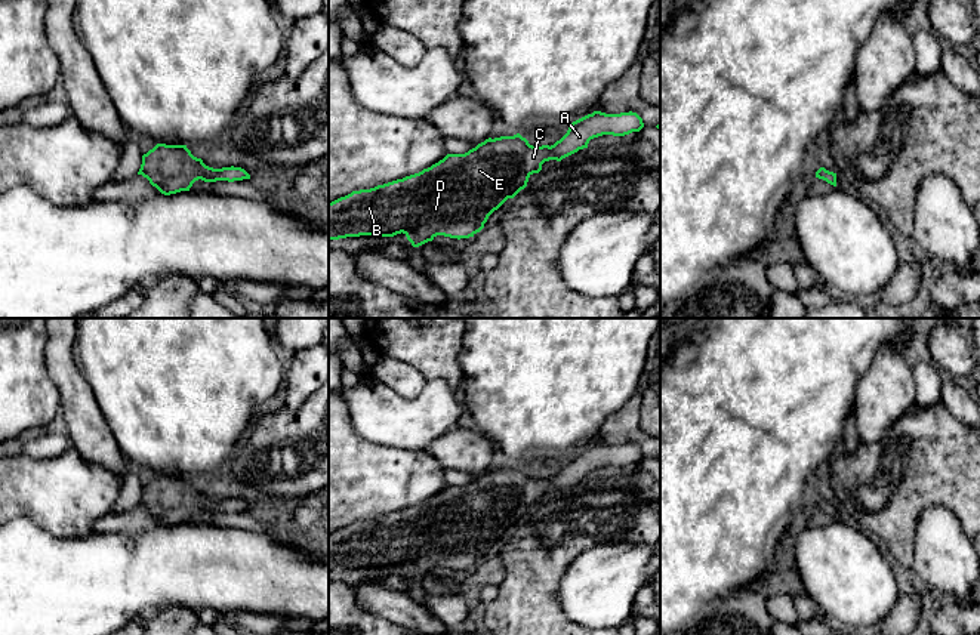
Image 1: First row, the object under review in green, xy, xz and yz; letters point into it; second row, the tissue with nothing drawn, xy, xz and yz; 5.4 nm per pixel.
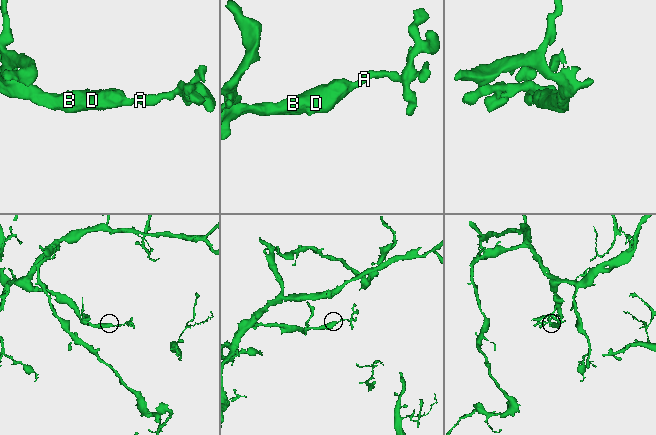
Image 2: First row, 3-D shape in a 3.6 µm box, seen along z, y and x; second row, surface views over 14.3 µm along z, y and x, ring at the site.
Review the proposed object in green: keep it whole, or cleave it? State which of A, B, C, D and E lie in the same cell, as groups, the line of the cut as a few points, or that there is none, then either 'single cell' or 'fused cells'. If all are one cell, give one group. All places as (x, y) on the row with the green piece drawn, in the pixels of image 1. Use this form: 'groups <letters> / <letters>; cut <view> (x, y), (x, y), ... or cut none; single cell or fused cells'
groups A B C D E; cut none; single cell

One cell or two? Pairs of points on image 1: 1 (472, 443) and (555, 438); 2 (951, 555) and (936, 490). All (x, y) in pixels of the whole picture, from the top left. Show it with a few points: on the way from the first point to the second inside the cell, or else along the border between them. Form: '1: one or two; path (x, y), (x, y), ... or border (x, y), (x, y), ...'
1: two; border (472, 425), (496, 446)
2: two; border (915, 521), (928, 506), (946, 506), (964, 532)

